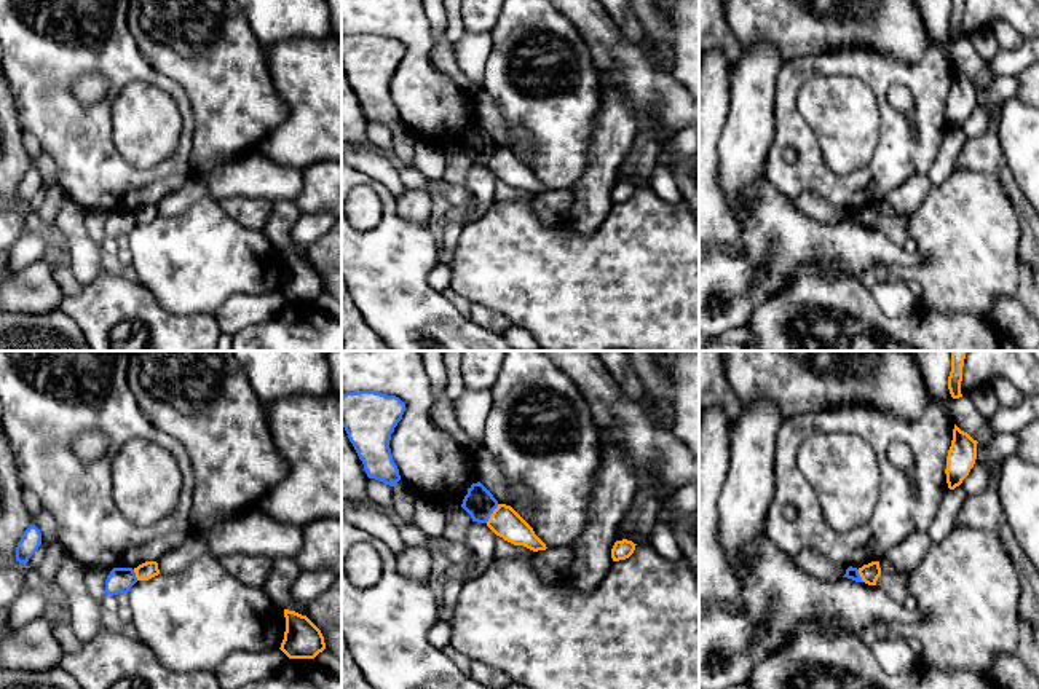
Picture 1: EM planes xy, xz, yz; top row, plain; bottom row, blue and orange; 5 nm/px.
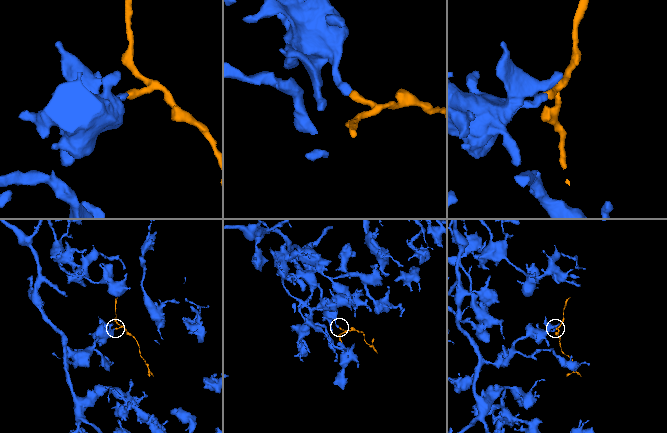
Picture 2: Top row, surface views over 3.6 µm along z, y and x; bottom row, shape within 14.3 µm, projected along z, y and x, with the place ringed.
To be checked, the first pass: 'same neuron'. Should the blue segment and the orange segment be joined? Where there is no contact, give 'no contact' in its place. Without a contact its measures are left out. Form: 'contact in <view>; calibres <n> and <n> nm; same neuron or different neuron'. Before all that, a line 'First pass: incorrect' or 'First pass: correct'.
First pass: incorrect
contact in xz; calibres 160 and 160 nm; different neuron

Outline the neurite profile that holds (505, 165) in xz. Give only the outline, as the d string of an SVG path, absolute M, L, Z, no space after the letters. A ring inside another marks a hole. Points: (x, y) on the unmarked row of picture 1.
M498 147L487 169L504 183L523 188L533 195L546 193L546 187L535 177L533 171L511 150Z

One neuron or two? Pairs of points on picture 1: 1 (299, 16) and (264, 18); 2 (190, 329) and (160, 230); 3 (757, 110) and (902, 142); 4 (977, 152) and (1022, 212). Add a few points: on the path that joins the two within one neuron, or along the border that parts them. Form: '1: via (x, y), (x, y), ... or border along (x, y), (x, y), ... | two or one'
1: via (291, 16), (272, 16) | one
2: border along (152, 295), (173, 313), (213, 314) | two
3: border along (778, 77), (774, 90), (774, 137), (768, 150) | two
4: via (993, 165), (1007, 179), (1015, 196) | one

